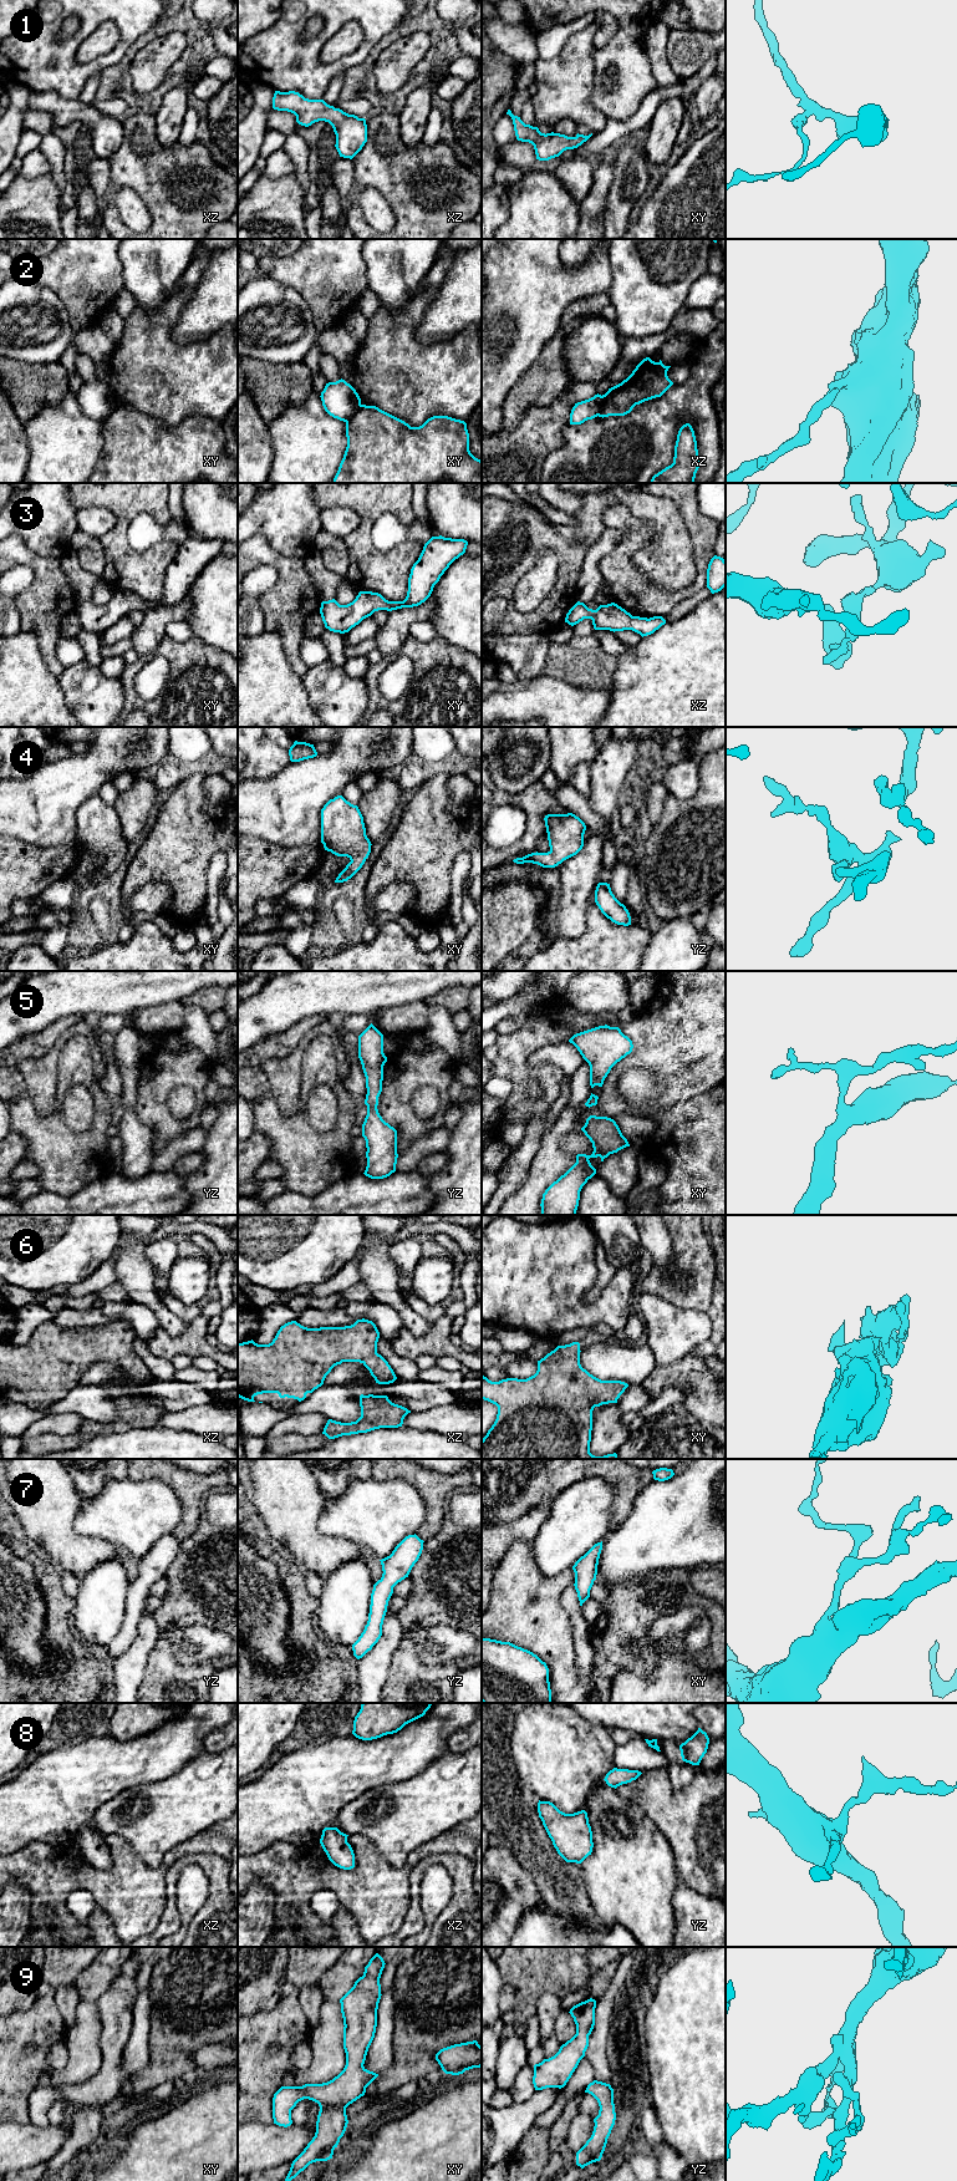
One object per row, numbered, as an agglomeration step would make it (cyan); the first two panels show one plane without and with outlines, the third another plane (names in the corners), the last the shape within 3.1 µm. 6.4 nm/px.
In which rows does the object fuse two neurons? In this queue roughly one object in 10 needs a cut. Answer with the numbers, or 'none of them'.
2

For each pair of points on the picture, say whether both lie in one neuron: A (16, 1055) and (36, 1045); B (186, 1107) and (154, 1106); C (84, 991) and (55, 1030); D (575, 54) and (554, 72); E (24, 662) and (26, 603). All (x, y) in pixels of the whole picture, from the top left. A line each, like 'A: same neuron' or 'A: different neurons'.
A: same neuron
B: different neurons
C: different neurons
D: same neuron
E: different neurons

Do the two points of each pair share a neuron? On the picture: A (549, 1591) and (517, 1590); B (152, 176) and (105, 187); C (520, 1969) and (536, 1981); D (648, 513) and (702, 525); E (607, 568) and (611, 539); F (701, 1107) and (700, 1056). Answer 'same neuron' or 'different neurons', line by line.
A: same neuron
B: different neurons
C: same neuron
D: different neurons
E: different neurons
F: different neurons

